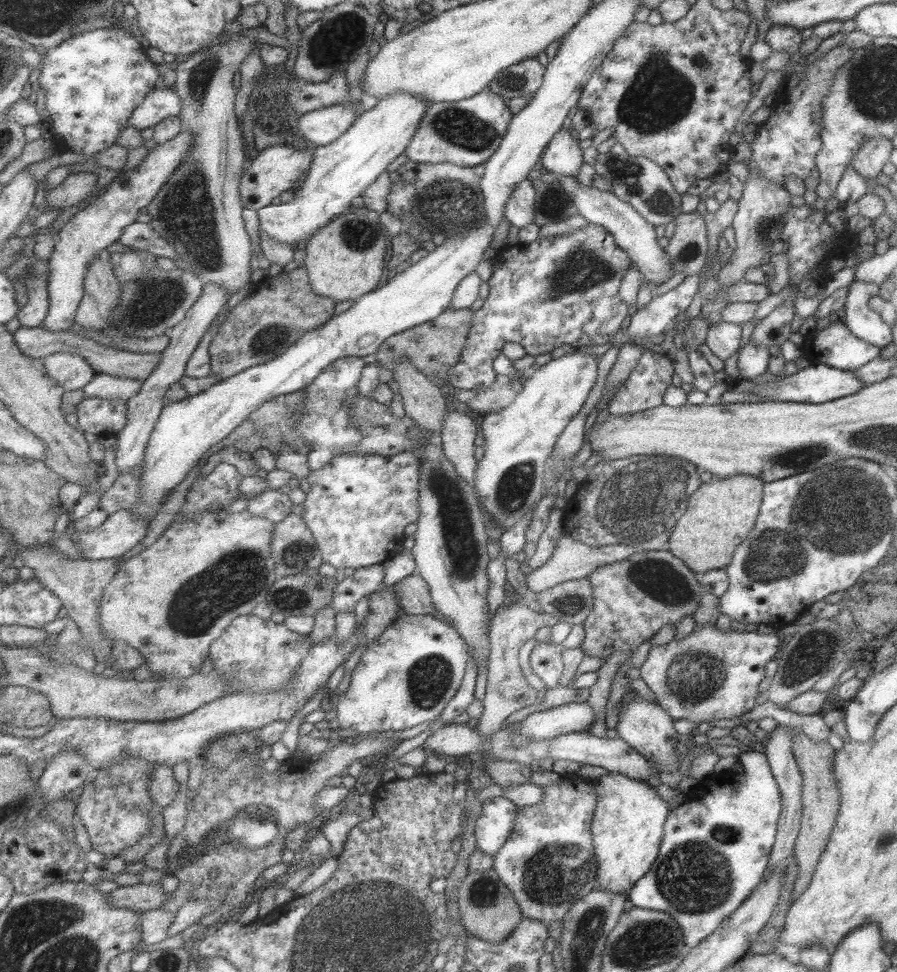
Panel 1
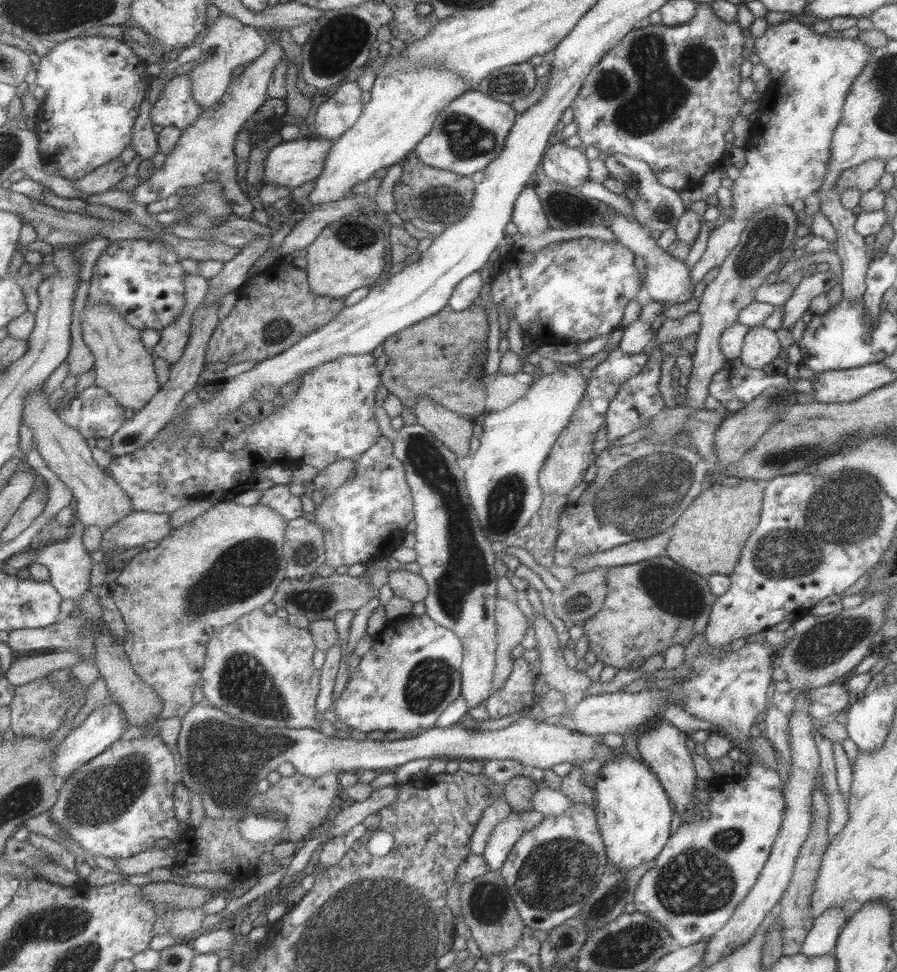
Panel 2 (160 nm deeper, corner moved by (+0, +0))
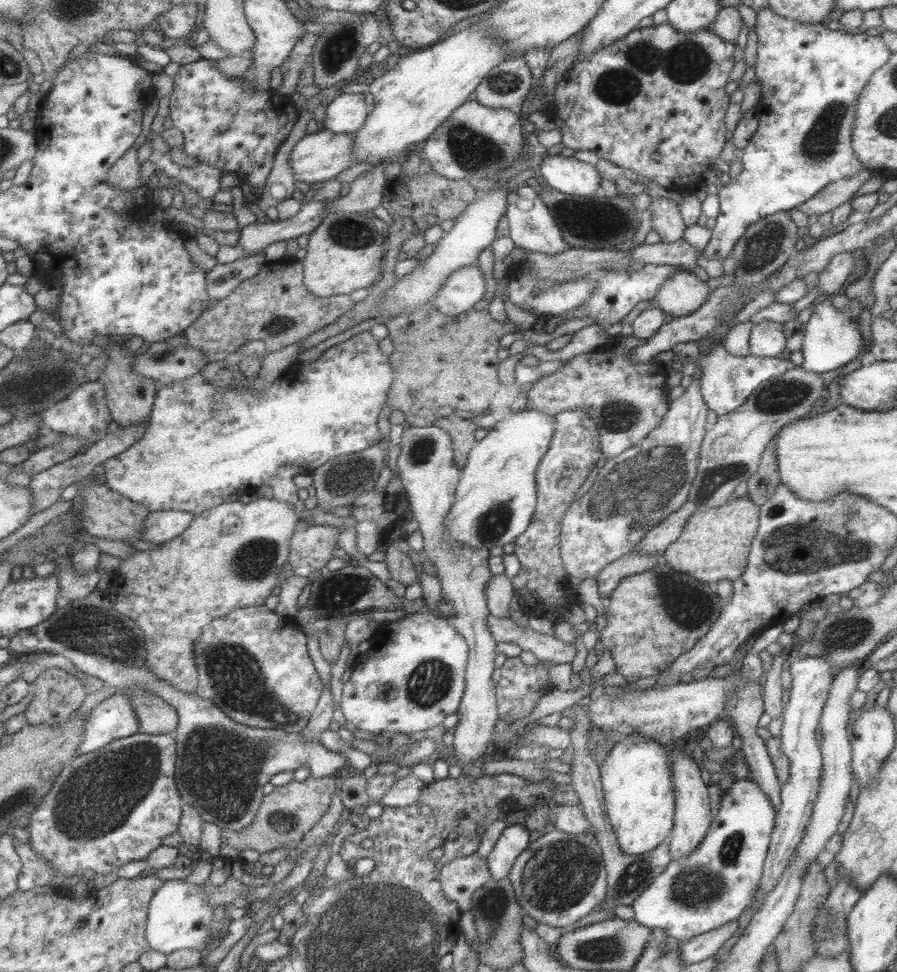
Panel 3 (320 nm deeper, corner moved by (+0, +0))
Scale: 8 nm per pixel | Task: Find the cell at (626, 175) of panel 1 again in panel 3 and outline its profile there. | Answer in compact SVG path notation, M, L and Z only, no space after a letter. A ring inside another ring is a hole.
M655 198L645 210L652 214L652 229L659 235L660 242L675 242L683 236L686 226L673 200Z

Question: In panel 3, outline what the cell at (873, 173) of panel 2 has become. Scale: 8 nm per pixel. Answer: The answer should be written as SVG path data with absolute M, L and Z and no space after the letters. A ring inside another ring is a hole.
M863 168L863 171L851 178L829 183L812 198L805 200L803 204L799 204L796 209L811 219L818 217L820 214L825 214L825 212L832 212L853 197L858 188L870 178L871 173L871 171Z

